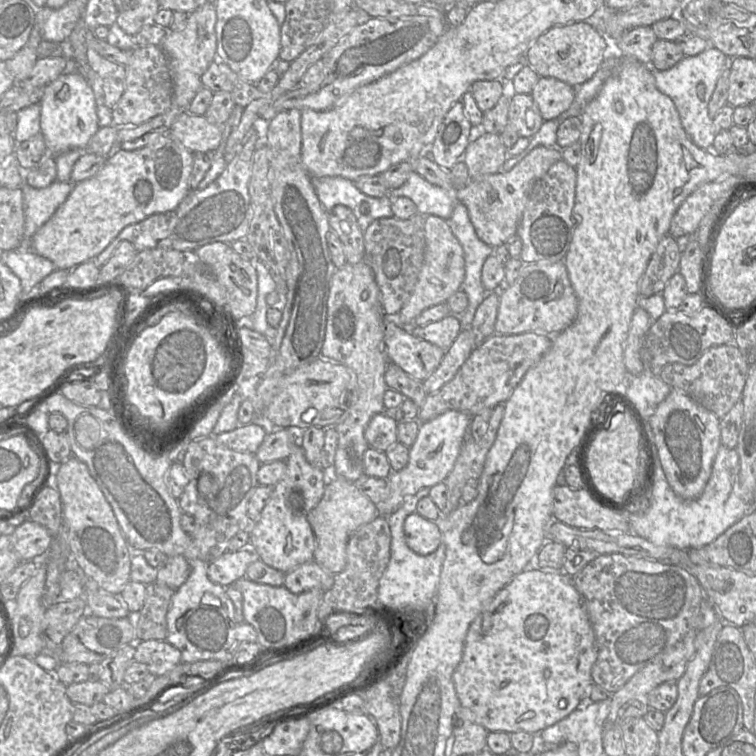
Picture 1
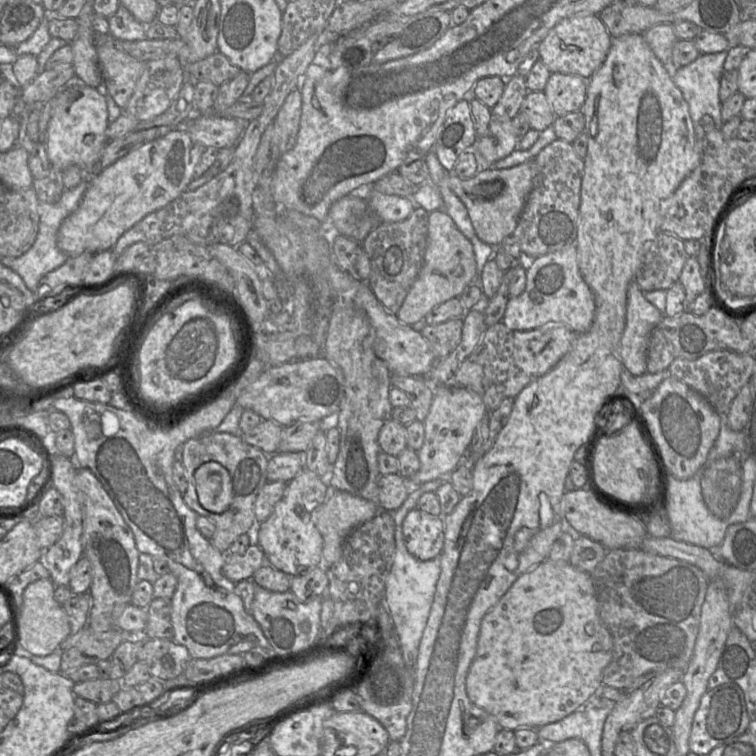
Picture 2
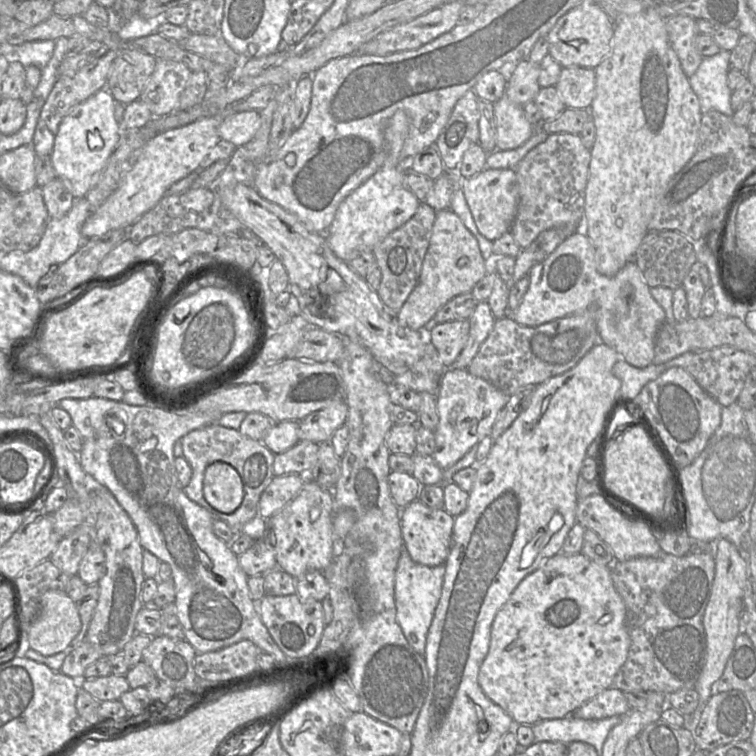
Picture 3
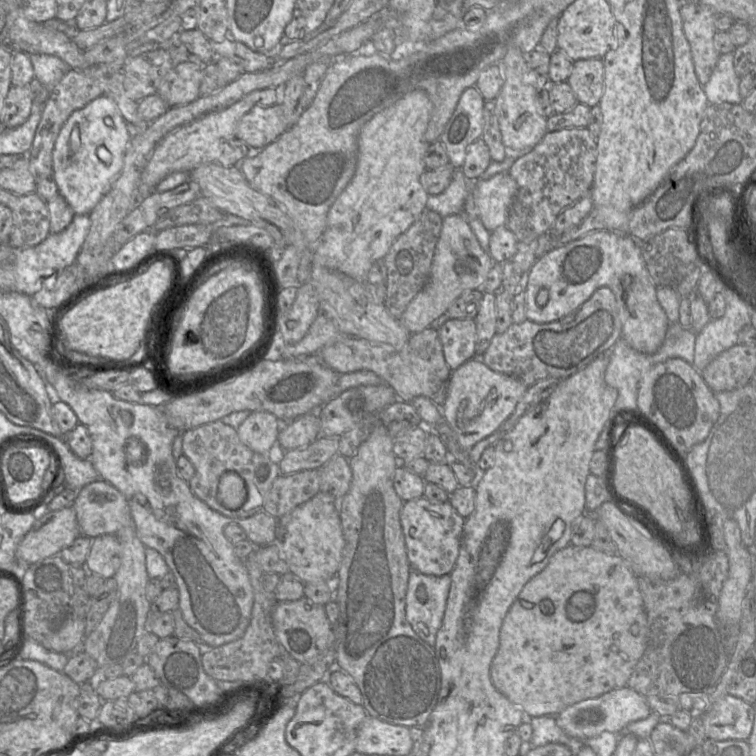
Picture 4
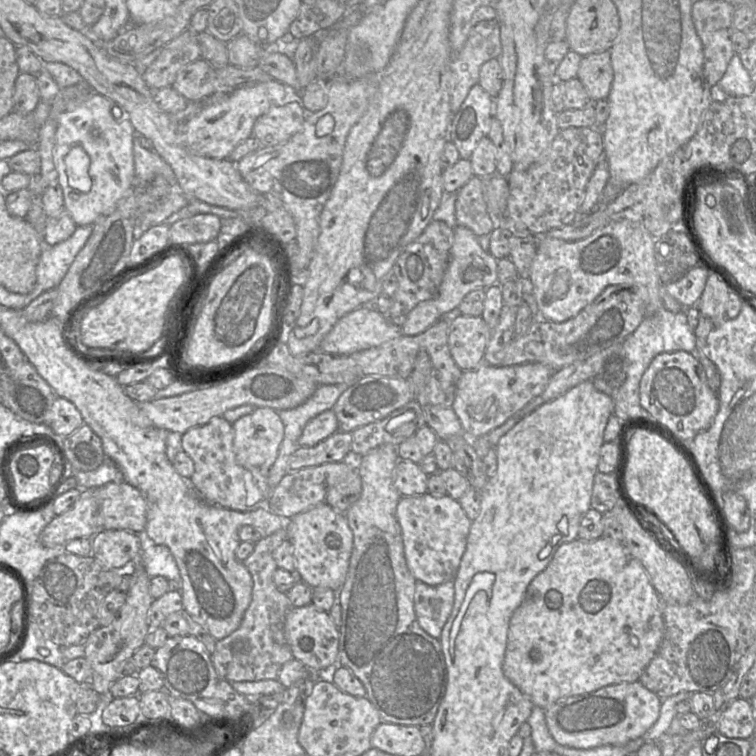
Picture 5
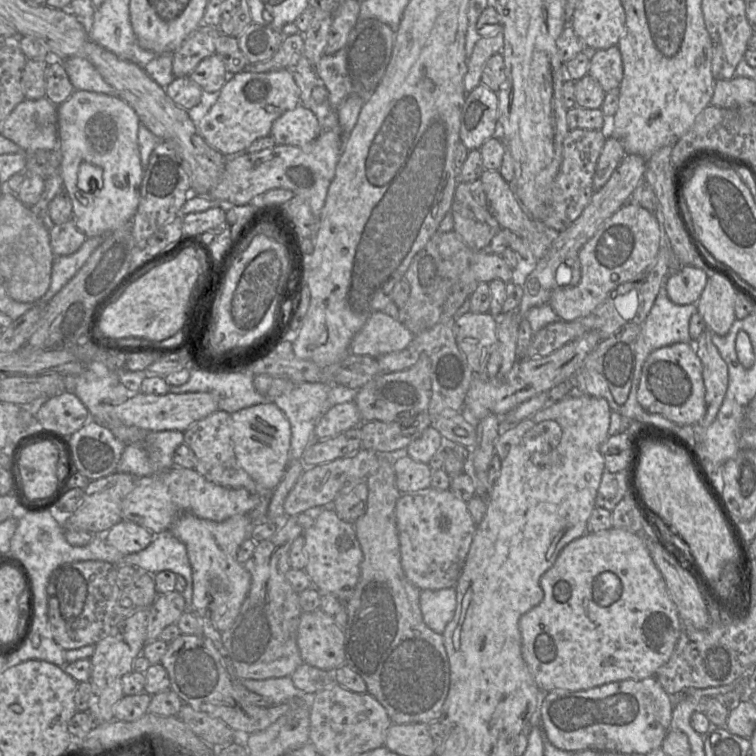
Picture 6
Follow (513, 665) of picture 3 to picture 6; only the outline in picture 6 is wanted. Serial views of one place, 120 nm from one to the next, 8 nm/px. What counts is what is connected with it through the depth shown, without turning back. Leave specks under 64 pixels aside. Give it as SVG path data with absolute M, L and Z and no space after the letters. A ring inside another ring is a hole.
M614 527L595 533L586 532L561 550L554 564L541 576L540 586L543 590L542 601L523 614L519 620L522 657L540 691L550 692L555 689L579 691L627 679L643 680L654 677L655 672L670 659L680 636L682 620L670 598L661 573L638 534Z

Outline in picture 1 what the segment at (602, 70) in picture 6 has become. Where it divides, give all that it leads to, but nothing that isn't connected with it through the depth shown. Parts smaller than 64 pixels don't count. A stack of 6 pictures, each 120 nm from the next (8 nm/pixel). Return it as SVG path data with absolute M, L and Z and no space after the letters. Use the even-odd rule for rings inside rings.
M540 77L531 96L544 121L552 120L567 111L575 99L575 88L551 77Z

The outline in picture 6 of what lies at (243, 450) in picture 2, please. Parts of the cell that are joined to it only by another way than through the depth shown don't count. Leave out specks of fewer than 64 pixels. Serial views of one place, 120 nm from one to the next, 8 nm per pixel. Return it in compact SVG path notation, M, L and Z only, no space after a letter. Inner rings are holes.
M218 409L207 417L194 422L184 432L184 443L196 456L196 471L209 482L227 488L243 488L253 494L262 493L255 481L237 462L232 444L231 414Z

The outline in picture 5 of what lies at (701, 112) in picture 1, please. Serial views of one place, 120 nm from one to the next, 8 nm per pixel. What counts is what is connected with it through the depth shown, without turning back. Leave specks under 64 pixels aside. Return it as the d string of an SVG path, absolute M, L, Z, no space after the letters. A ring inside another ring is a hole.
M735 54L725 74L713 88L715 88L715 95L743 97L751 96L754 86L749 71L744 68L739 55Z

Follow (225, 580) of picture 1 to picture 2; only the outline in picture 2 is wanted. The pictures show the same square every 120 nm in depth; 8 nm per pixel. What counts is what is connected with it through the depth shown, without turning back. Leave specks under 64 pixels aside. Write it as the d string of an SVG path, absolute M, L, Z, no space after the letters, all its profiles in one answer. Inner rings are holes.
M252 543L243 554L226 554L223 575L233 583L252 579L256 570L266 563L265 555L257 543Z

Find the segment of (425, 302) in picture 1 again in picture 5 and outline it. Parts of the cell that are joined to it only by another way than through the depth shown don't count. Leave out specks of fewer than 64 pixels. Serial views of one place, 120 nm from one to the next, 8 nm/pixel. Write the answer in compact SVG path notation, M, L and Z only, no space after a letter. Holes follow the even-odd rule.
M456 225L454 239L450 249L448 268L442 279L438 294L435 298L417 304L408 314L405 323L400 327L404 336L415 336L423 333L436 323L444 314L457 308L463 298L475 289L487 289L497 284L498 260L490 253L485 252L476 236L470 229Z

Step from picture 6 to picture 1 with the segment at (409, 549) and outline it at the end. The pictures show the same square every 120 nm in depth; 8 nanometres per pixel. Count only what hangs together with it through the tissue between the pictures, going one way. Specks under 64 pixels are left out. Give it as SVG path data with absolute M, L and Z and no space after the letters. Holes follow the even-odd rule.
M417 512L407 516L403 529L407 546L417 555L430 555L443 543L439 522L430 521Z

